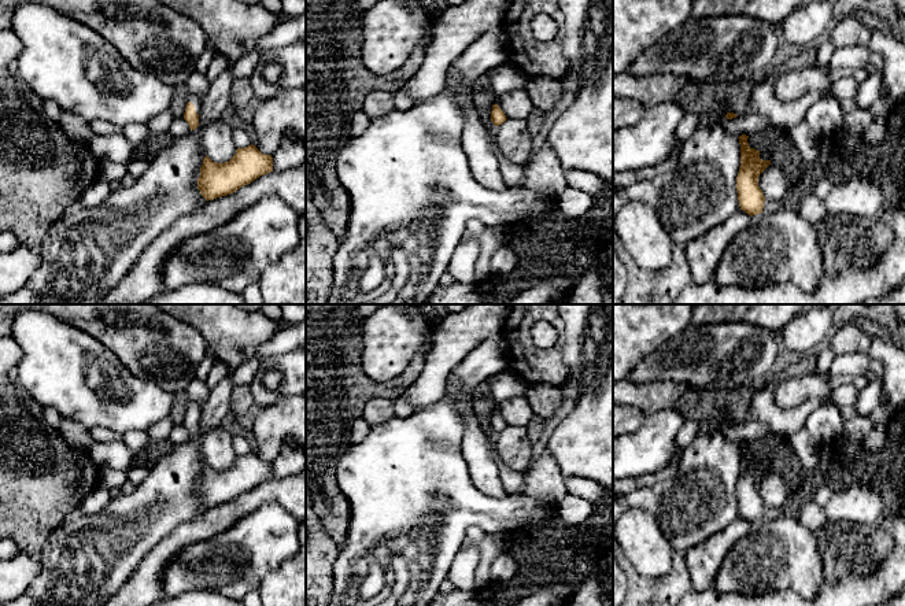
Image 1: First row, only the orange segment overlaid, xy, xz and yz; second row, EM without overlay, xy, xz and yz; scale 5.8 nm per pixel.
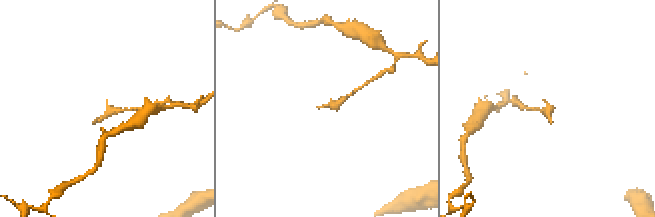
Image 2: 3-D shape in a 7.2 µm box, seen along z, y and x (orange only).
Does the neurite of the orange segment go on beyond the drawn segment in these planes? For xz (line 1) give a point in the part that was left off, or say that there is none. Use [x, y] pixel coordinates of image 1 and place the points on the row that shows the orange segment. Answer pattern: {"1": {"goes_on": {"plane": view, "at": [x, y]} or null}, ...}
{"1": {"goes_on": null}}

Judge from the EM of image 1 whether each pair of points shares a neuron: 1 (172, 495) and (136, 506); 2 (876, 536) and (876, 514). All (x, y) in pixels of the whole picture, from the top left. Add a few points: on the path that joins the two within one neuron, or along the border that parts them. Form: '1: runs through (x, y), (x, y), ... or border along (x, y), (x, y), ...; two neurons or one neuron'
1: runs through (163, 499), (158, 505), (144, 506); one neuron
2: border along (846, 520), (870, 525), (885, 524); two neurons

